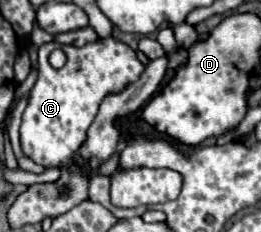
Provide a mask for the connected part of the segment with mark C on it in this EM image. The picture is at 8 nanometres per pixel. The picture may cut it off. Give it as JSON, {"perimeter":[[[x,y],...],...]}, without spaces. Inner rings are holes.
{"perimeter":[[[103,38],[83,48],[63,46],[57,42],[43,44],[39,48],[39,78],[29,92],[27,108],[21,118],[21,148],[23,152],[43,168],[67,168],[81,166],[85,160],[79,156],[79,148],[87,140],[87,130],[93,124],[97,110],[107,94],[119,94],[133,84],[145,66],[139,62],[135,50],[115,38]],[[59,48],[65,52],[67,62],[61,68],[49,64],[49,54]]]}

